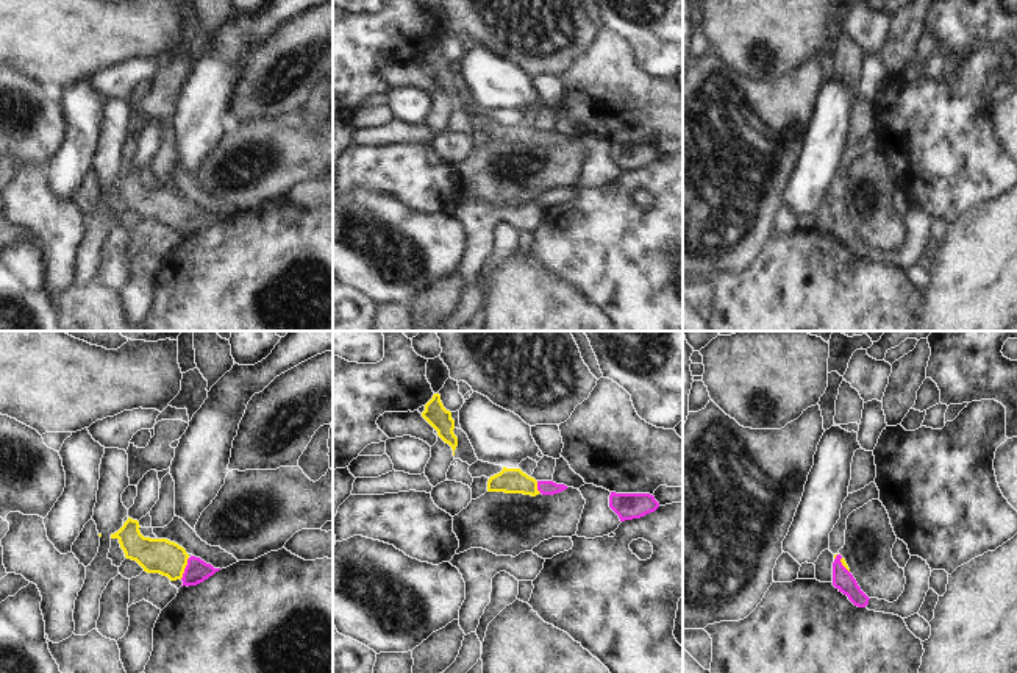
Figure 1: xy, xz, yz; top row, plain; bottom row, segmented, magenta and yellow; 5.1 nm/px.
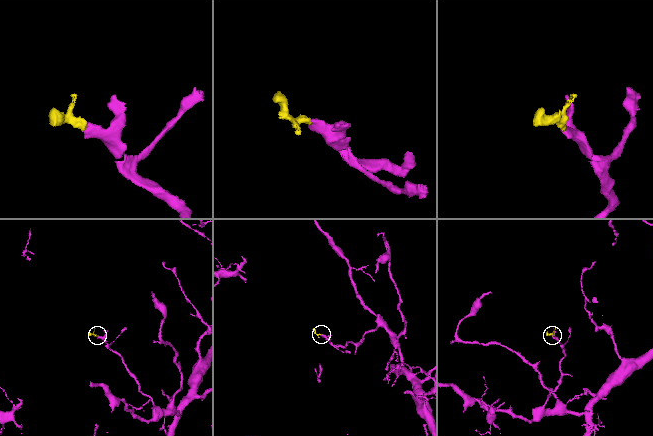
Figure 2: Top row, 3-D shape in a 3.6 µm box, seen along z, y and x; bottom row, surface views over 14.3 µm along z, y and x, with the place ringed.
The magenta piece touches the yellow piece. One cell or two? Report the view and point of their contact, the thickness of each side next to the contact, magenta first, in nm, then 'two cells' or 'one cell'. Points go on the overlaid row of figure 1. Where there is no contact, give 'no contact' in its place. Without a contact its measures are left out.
contact xy (185, 569); calibres 120 and 180 nm; one cell

